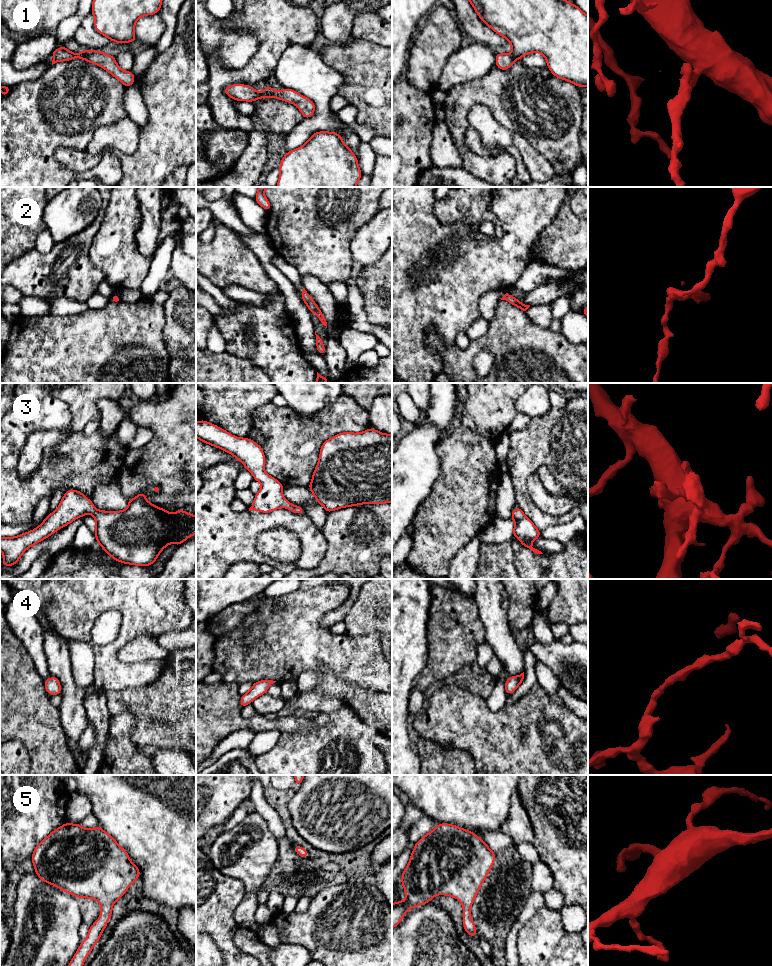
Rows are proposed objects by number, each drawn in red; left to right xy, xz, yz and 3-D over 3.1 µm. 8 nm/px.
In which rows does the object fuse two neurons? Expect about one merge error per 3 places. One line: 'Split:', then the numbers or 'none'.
Split: none

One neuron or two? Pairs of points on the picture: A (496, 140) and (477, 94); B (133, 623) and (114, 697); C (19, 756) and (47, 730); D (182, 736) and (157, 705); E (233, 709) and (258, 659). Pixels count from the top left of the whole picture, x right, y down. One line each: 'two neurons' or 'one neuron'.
A: two neurons
B: two neurons
C: two neurons
D: one neuron
E: two neurons

